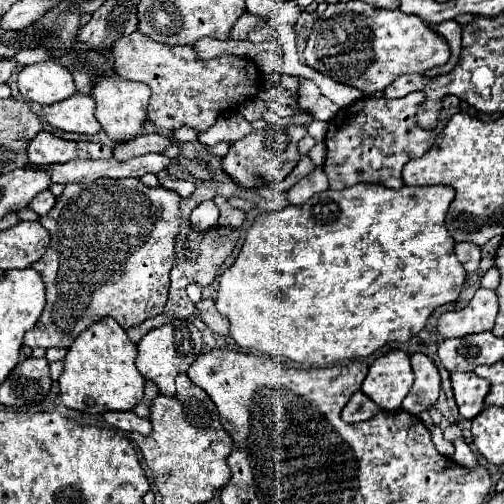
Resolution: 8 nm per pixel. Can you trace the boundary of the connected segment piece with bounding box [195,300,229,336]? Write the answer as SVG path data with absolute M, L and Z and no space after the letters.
M201 300L195 304L199 314L201 314L201 320L217 334L221 336L227 336L229 334L229 320L225 316L221 316L215 308L215 302L213 300Z

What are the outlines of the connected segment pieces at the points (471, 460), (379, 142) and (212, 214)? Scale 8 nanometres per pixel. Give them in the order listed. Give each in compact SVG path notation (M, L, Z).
M457 438L457 440L453 442L453 446L455 446L455 450L457 450L457 454L455 454L457 464L461 464L461 466L465 466L465 468L475 468L475 466L477 466L477 458L473 456L469 444L467 444L463 438Z
M411 92L405 98L397 98L397 100L361 98L353 106L339 110L329 120L325 134L327 158L323 170L329 176L331 190L343 190L359 182L383 184L387 188L401 188L403 166L409 160L429 152L437 134L445 128L447 120L459 112L459 104L461 104L457 96L445 96L441 100L441 122L437 122L435 128L425 130L415 124L417 106L423 102L425 102L423 92Z
M213 200L201 202L191 214L191 228L199 232L207 232L217 226L217 218L219 218L219 208L215 206L215 202Z

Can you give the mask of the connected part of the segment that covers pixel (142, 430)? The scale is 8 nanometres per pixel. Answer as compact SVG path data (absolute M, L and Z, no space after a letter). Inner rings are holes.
M105 412L105 420L125 432L139 432L143 436L151 434L151 422L145 418L139 418L135 412Z

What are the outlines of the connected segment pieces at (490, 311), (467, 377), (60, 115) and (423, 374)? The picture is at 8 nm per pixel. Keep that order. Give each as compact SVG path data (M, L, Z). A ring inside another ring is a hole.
M479 288L473 300L465 308L441 314L437 330L445 338L467 336L471 332L487 332L493 330L497 312L499 312L499 302L495 290Z
M453 372L451 384L461 416L465 420L475 418L483 410L485 396L489 392L489 382L479 378L475 372Z
M73 94L73 98L65 98L65 102L43 106L43 118L59 130L77 132L95 136L101 132L101 124L95 118L95 102L87 94Z
M411 354L411 366L415 372L415 382L407 398L403 400L401 408L409 414L421 414L423 410L429 410L437 402L441 378L439 370L425 354Z

